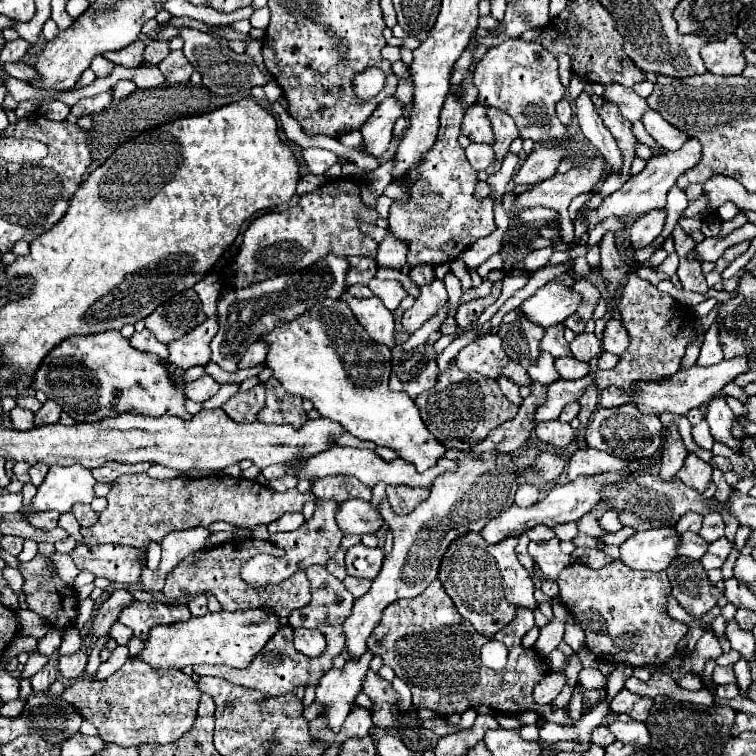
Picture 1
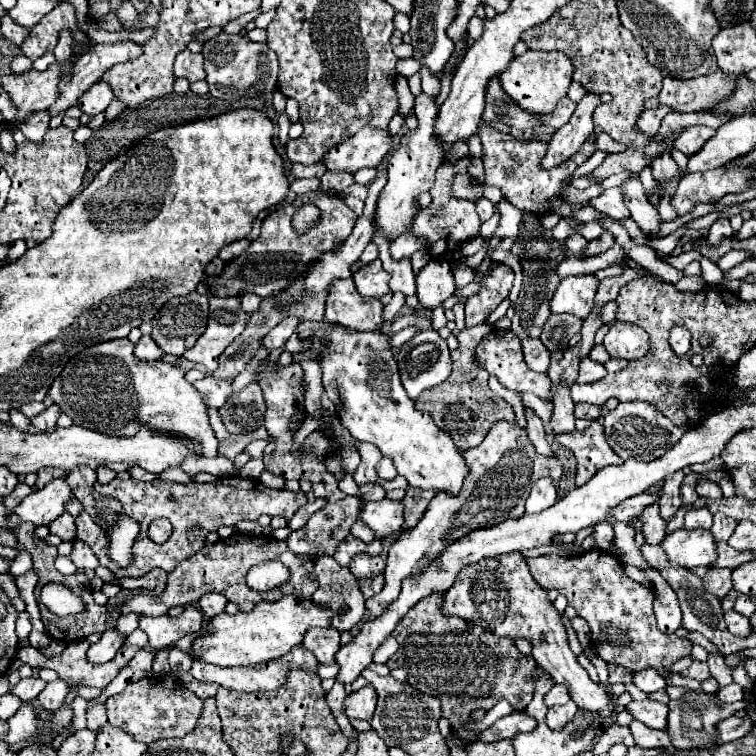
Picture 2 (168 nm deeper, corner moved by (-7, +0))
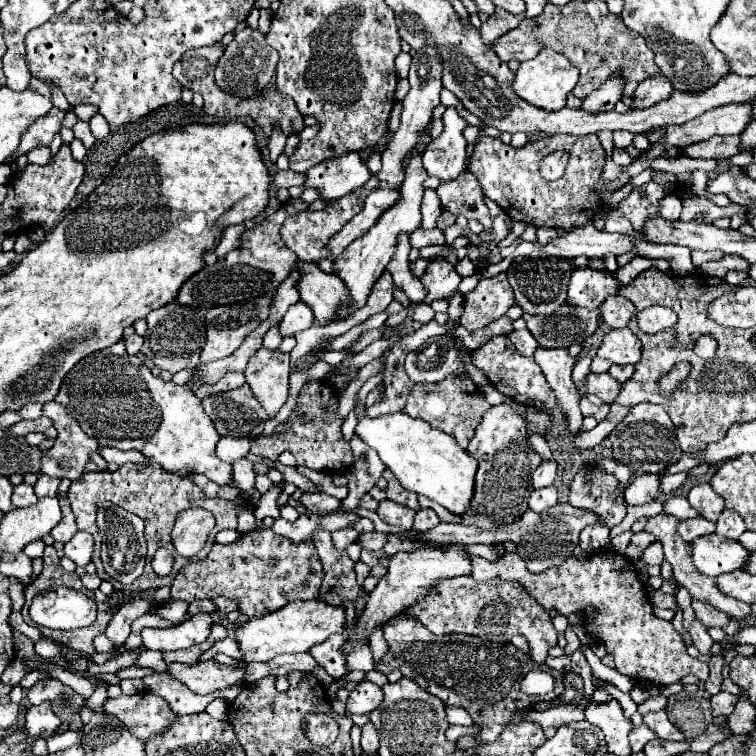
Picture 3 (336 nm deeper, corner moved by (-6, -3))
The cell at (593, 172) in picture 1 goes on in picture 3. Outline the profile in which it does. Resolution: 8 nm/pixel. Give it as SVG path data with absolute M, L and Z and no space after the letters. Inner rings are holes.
M732 103L710 109L690 123L666 127L668 131L664 141L652 145L652 149L646 151L640 159L658 159L664 153L664 143L684 149L686 145L708 141L714 135L738 135L746 129L746 123L750 123L752 115L754 113L750 103Z

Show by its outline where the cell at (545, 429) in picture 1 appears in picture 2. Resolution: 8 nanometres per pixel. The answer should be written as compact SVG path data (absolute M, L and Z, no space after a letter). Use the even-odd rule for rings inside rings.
M557 386L553 394L553 418L551 418L551 430L557 432L573 432L575 430L575 416L573 416L573 400L569 396L569 388Z

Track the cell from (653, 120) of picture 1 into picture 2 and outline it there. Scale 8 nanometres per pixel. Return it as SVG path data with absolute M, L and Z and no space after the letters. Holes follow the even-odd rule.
M691 126L685 128L677 138L675 138L675 148L679 148L683 154L691 156L697 150L701 150L701 146L705 144L705 140L709 140L715 134L713 128L707 126Z

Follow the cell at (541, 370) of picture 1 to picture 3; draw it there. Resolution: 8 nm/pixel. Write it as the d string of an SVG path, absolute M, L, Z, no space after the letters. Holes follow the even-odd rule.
M514 329L512 333L508 333L508 339L514 343L518 353L524 355L524 357L532 357L534 349L538 347L536 339L530 335L528 329Z

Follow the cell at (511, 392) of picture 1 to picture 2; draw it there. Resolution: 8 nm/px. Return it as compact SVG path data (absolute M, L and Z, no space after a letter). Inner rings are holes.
M525 408L525 418L527 418L527 426L525 426L525 430L527 430L529 440L533 442L535 450L537 450L539 454L551 456L553 452L551 452L551 446L547 444L547 440L545 440L545 430L543 430L543 422L541 422L541 418L539 418L539 416L535 414L535 410L531 410L531 408Z

